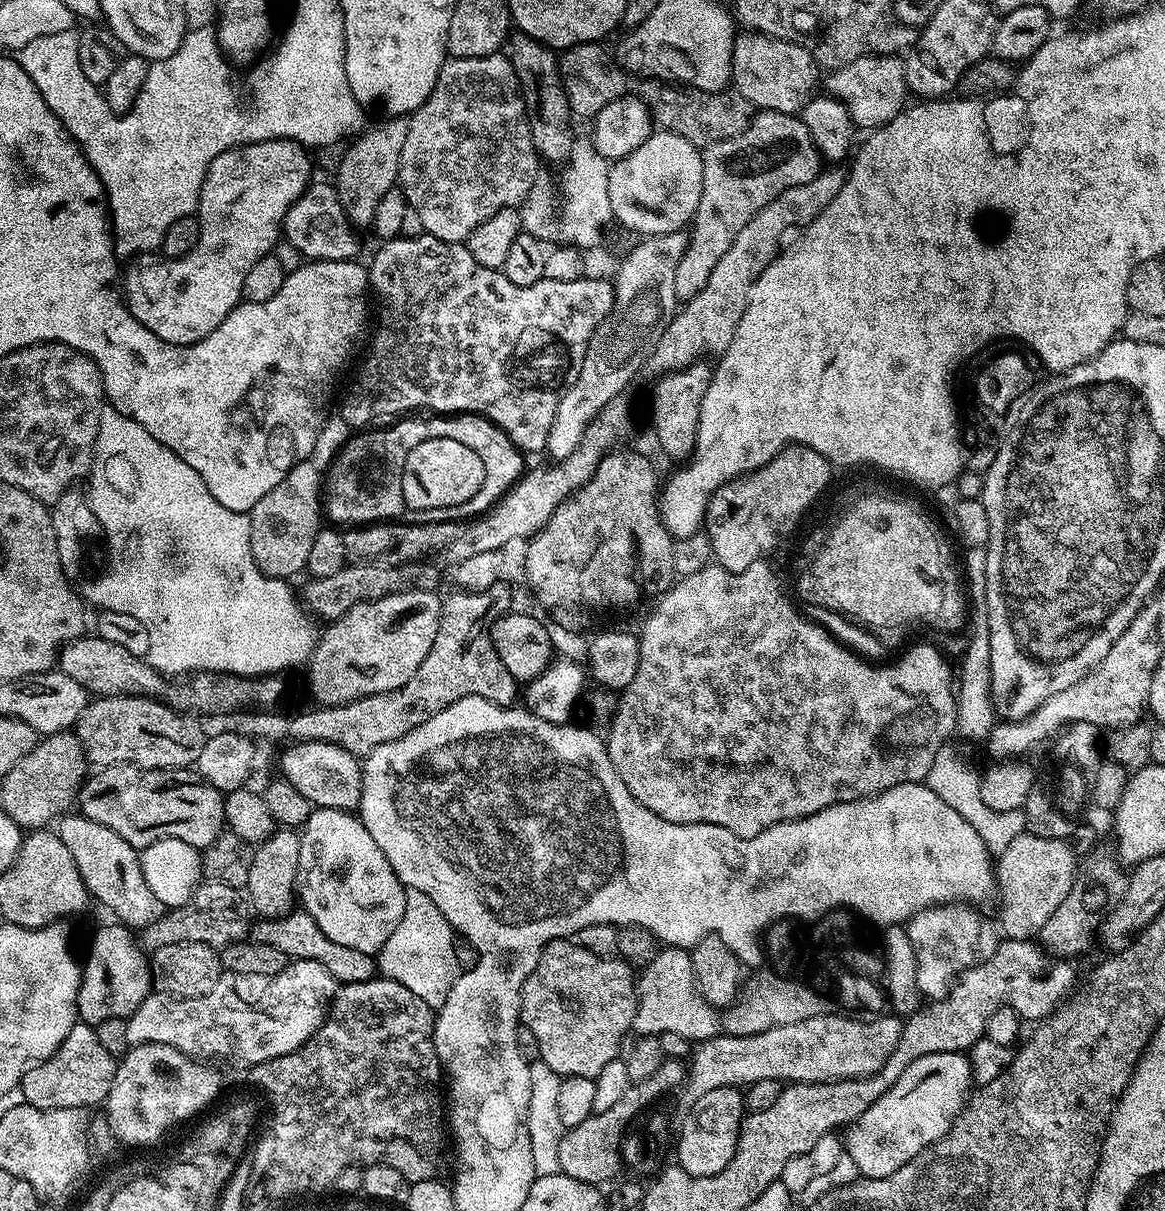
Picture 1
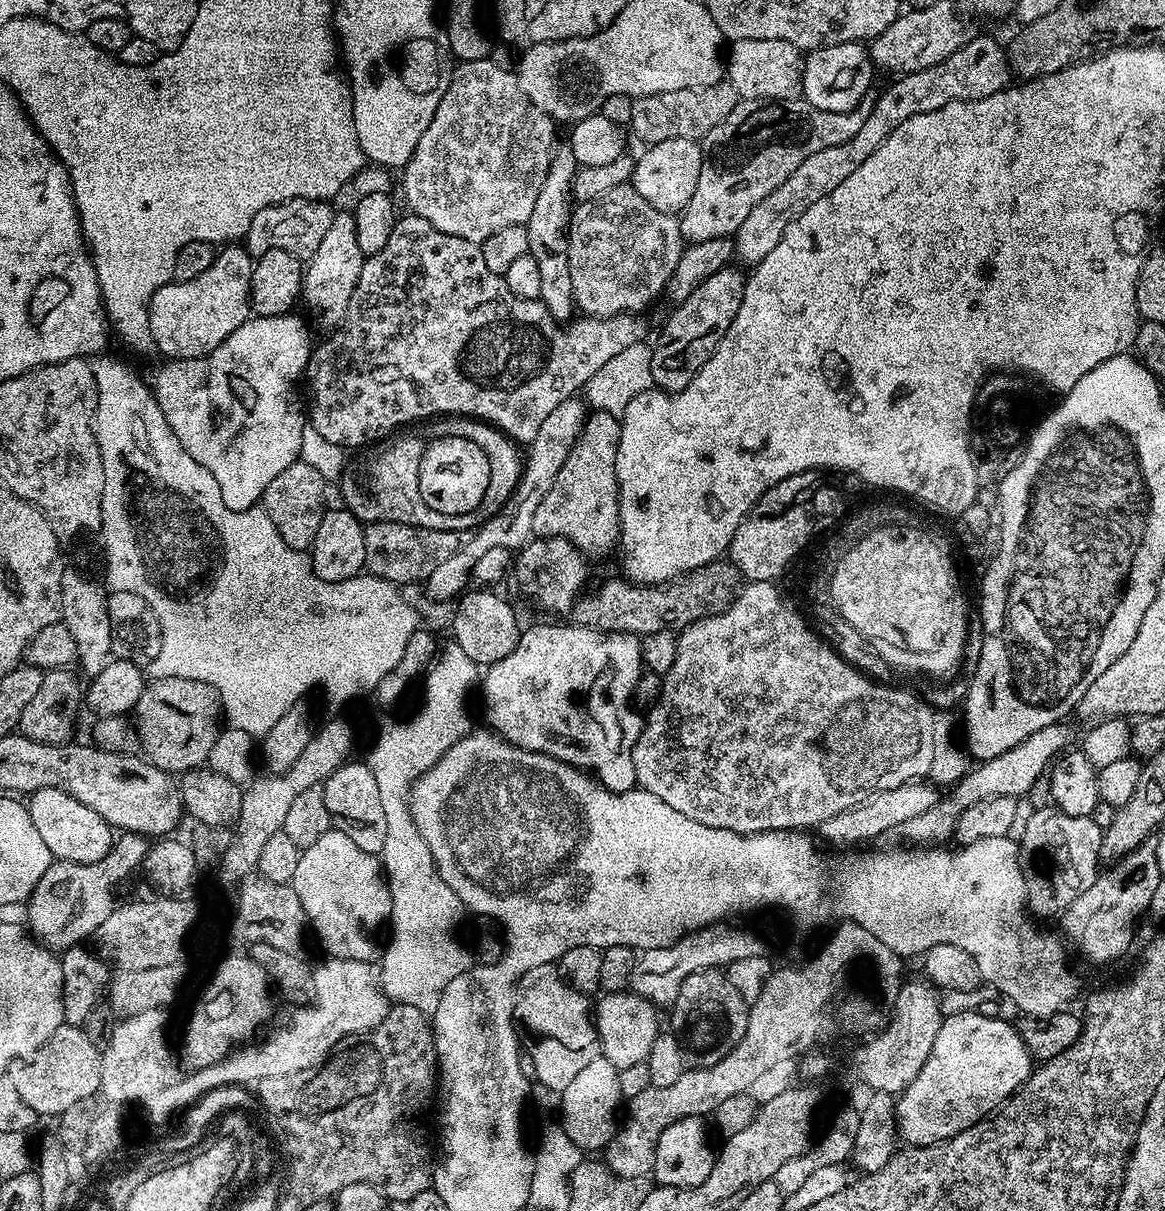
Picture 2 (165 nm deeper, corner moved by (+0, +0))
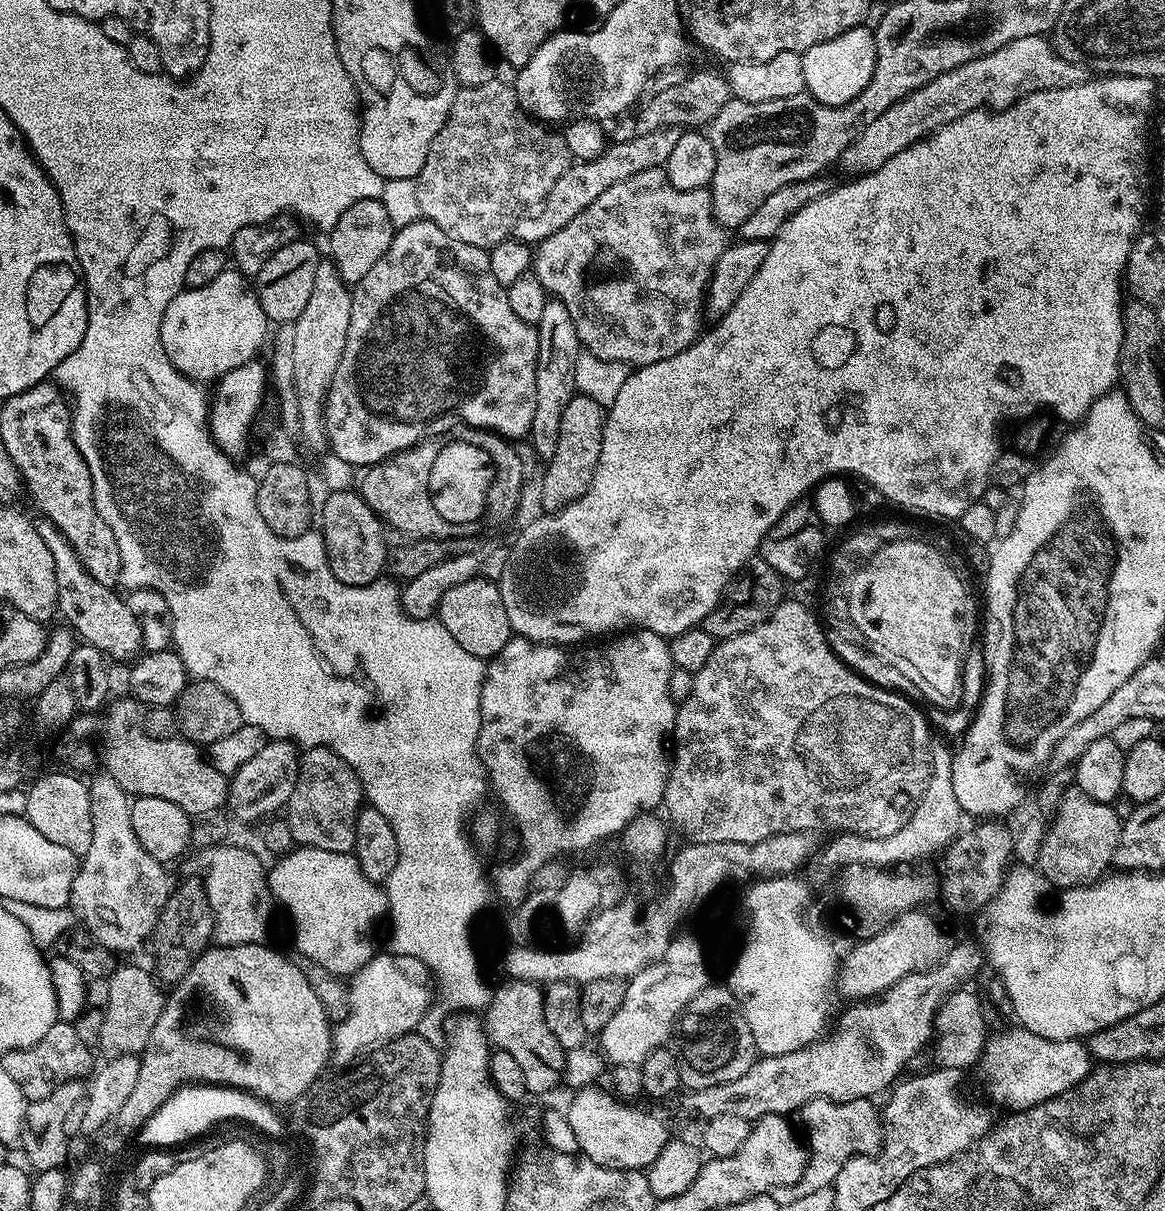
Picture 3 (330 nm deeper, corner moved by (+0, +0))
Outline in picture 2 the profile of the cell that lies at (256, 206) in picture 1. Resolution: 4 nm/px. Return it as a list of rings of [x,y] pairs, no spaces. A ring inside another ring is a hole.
[[[224,246],[219,249],[210,266],[210,270],[198,274],[198,278],[181,280],[171,284],[163,284],[154,294],[150,302],[150,334],[151,343],[156,344],[158,351],[168,360],[189,360],[210,354],[238,326],[242,326],[250,318],[250,282],[252,281],[253,257],[248,255],[247,247],[232,248],[233,246]]]

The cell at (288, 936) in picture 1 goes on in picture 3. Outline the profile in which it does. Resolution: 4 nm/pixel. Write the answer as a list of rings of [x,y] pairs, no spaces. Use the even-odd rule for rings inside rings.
[[[233,842],[201,848],[195,853],[196,864],[204,868],[202,883],[210,902],[210,910],[216,919],[217,945],[229,948],[243,944],[263,944],[272,932],[272,919],[278,913],[278,901],[268,887],[266,864],[248,848],[239,848]]]

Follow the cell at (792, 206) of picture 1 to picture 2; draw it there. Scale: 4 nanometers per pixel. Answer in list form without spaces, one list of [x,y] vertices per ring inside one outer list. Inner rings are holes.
[[[979,36],[950,54],[946,62],[938,62],[928,69],[893,79],[896,81],[880,97],[875,97],[870,116],[866,122],[862,122],[858,134],[854,134],[850,142],[842,142],[842,146],[830,146],[830,150],[818,150],[818,154],[810,154],[810,158],[806,158],[806,162],[802,162],[802,166],[798,166],[798,170],[794,170],[794,174],[790,174],[790,178],[778,186],[778,190],[770,190],[770,194],[766,194],[766,198],[762,198],[762,202],[750,210],[746,222],[738,226],[734,237],[735,259],[740,259],[741,265],[760,264],[762,258],[766,258],[766,254],[778,246],[786,226],[790,226],[790,222],[814,206],[818,198],[830,194],[834,186],[842,186],[842,182],[846,182],[846,178],[850,178],[850,174],[854,174],[854,170],[858,170],[858,166],[862,166],[862,162],[866,162],[866,158],[870,158],[870,154],[874,154],[874,150],[878,150],[878,146],[882,146],[882,142],[886,142],[886,138],[890,138],[890,134],[894,134],[894,130],[906,122],[906,118],[938,110],[955,100],[977,100],[995,92],[1003,92],[1009,87],[1010,69],[1005,45],[999,44],[992,36]]]

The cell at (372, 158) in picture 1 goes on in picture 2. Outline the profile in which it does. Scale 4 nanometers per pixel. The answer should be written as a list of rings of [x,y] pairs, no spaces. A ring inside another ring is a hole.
[[[337,211],[331,220],[326,238],[322,238],[322,246],[307,261],[304,273],[303,299],[326,323],[332,324],[343,321],[344,312],[348,308],[350,298],[353,296],[354,286],[361,276],[365,254],[358,247],[356,217],[353,213]]]

